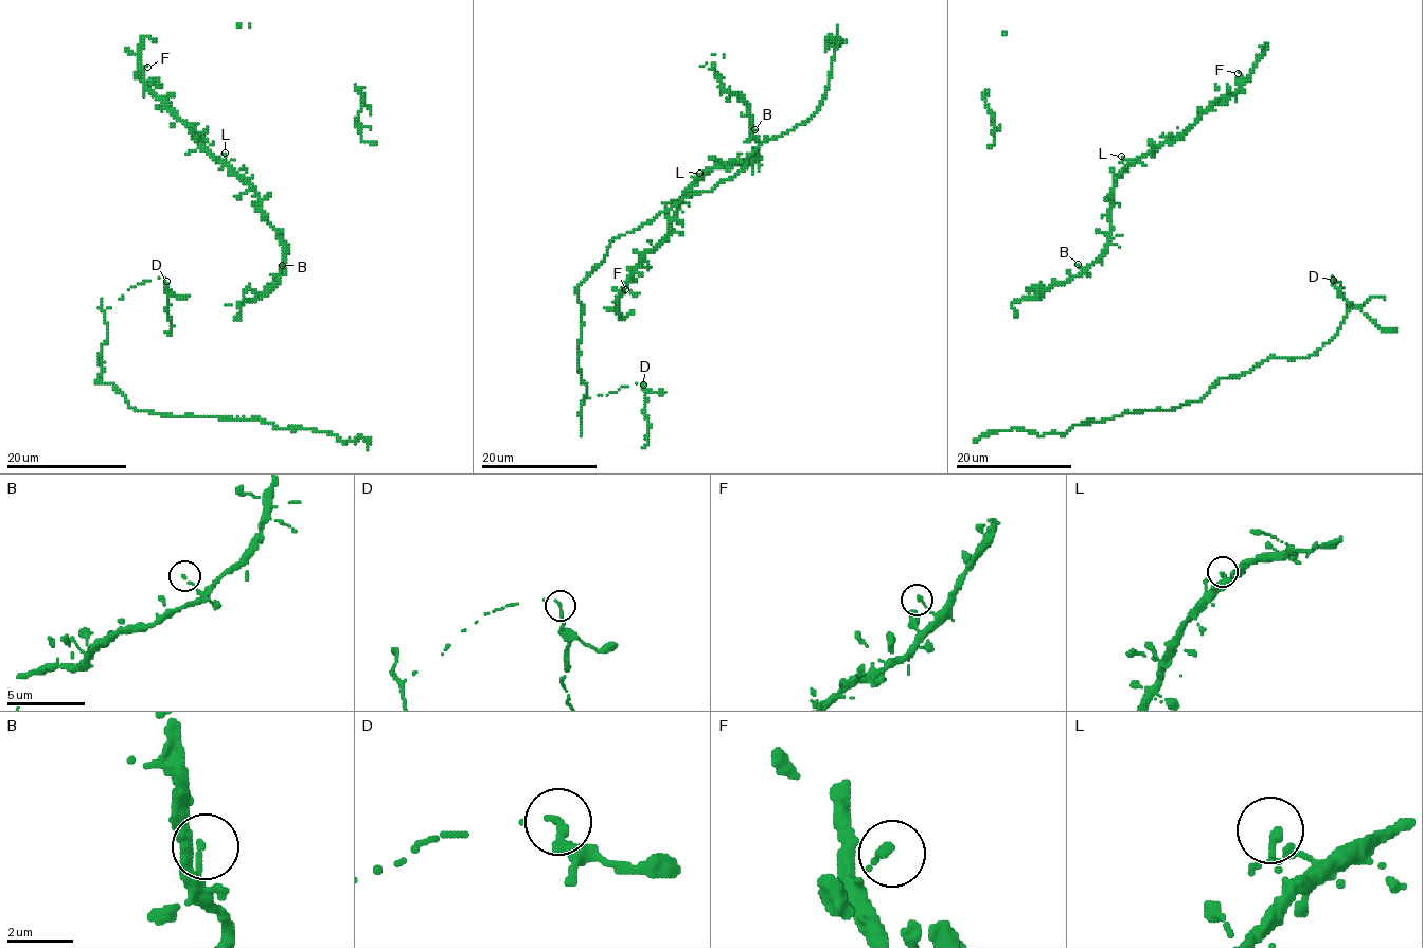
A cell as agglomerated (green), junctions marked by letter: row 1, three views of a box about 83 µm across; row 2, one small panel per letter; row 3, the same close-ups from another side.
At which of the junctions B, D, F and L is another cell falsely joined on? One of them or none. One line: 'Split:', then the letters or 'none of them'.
Split: D

